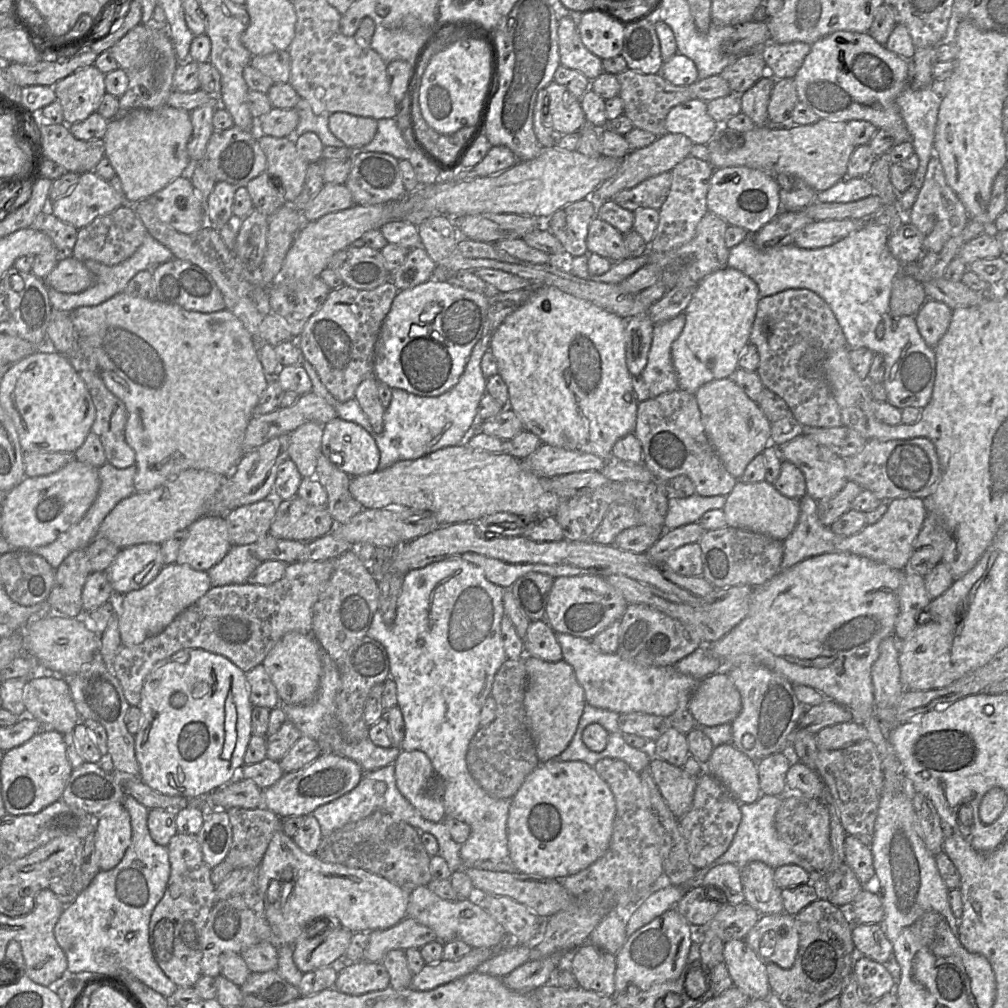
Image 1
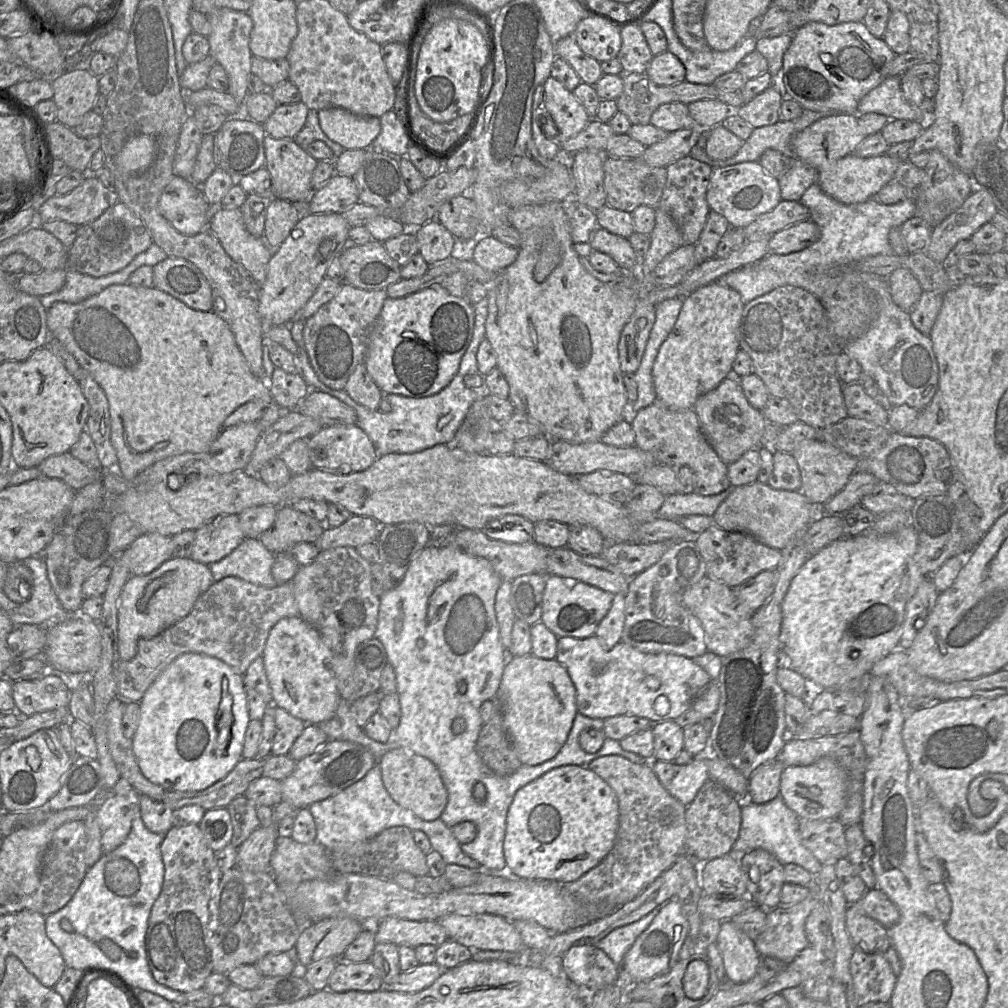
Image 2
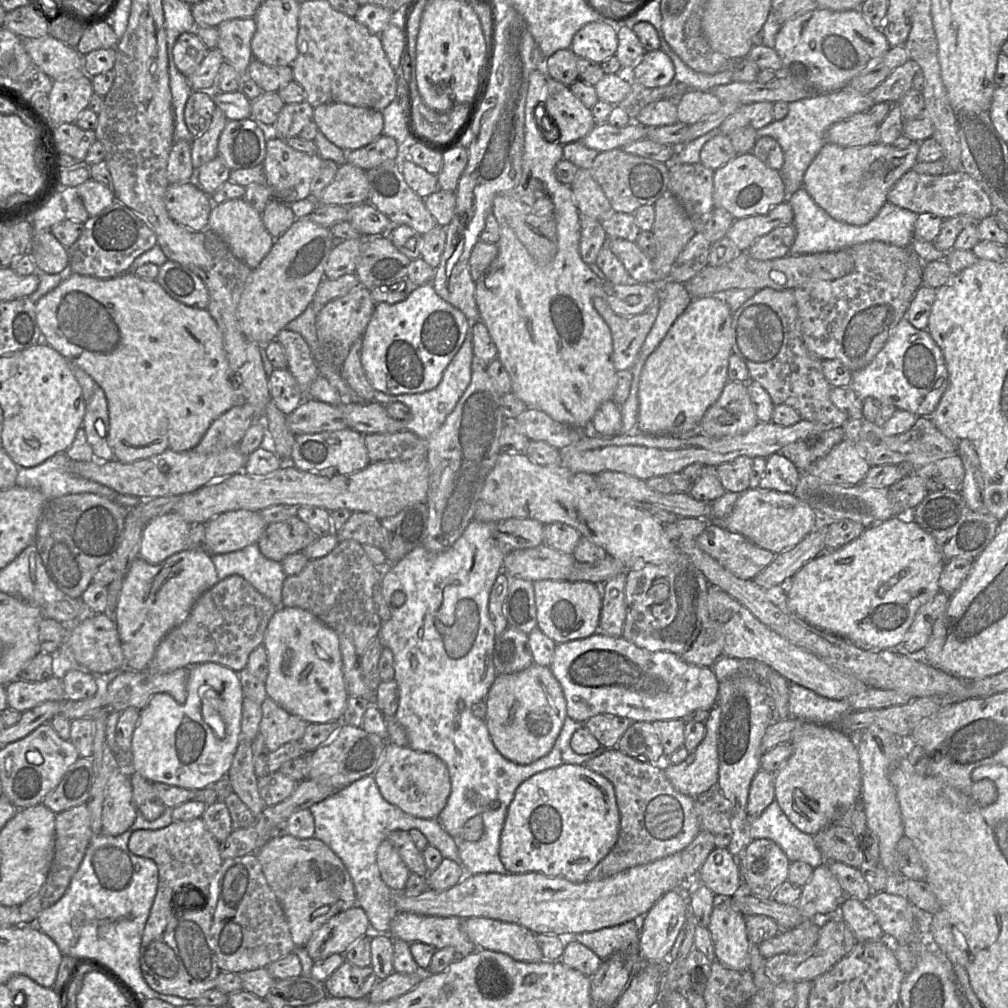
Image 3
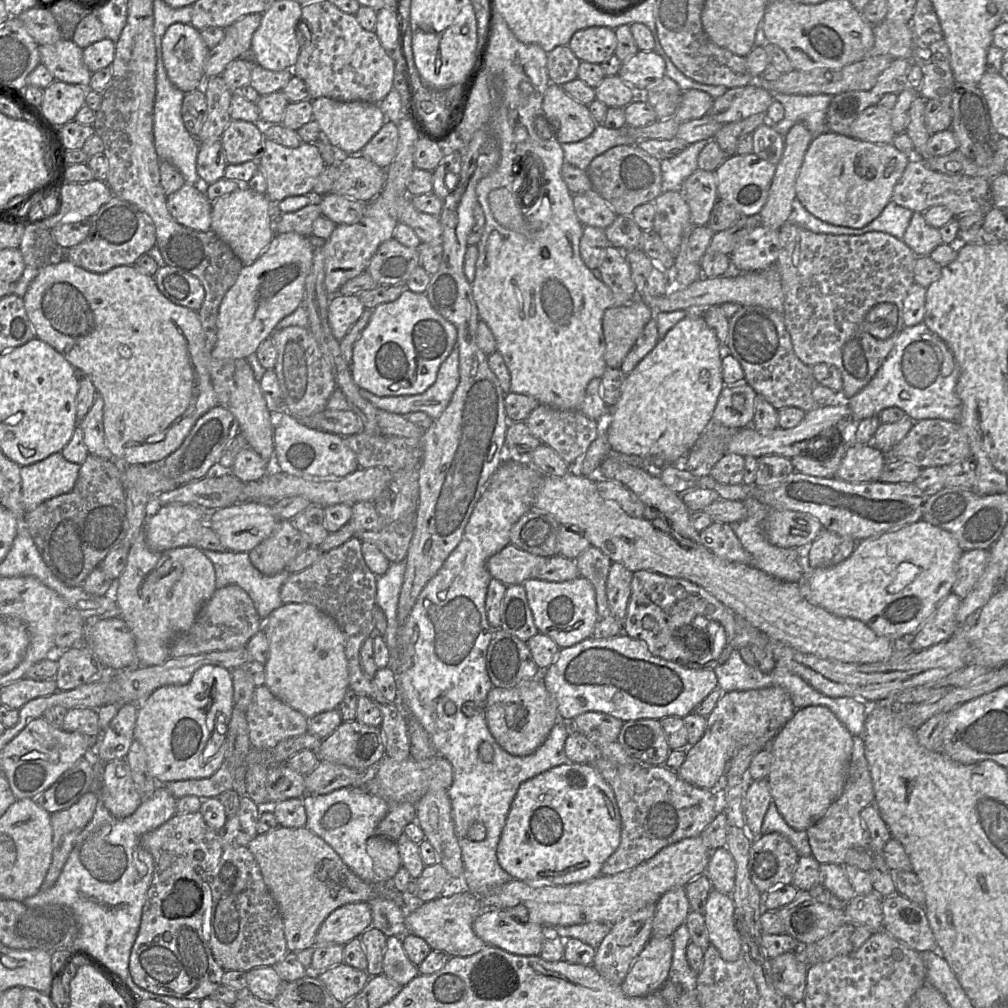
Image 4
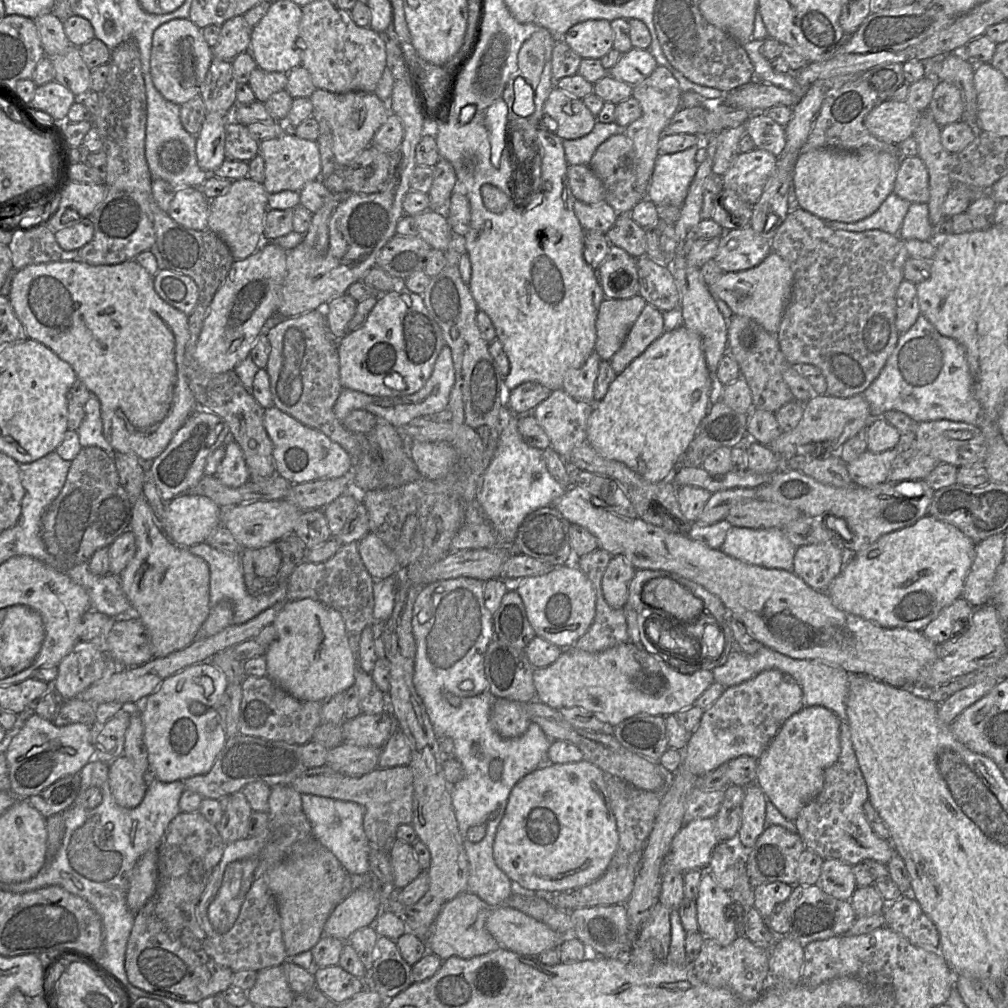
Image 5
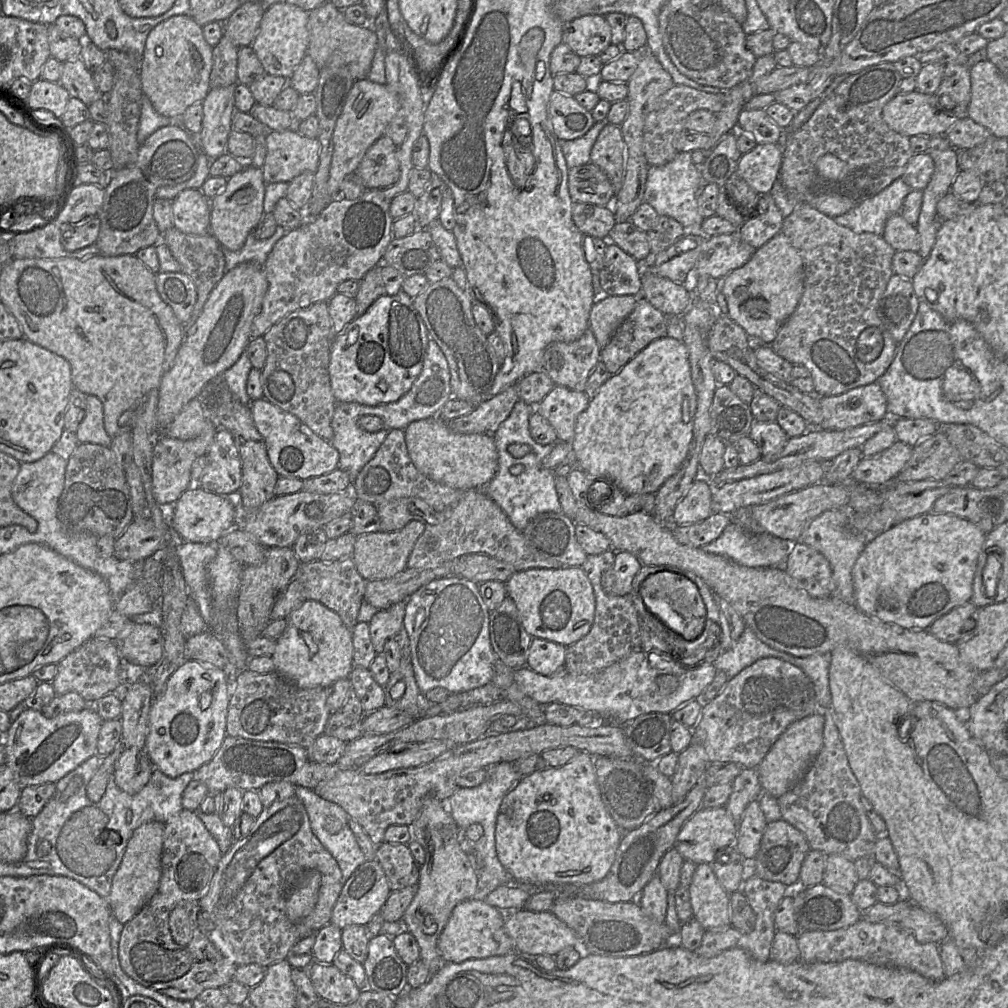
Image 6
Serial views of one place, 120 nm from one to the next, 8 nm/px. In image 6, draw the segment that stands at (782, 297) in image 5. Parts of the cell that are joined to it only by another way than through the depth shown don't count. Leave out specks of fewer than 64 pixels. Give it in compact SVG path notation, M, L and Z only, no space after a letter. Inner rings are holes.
M780 231L756 249L749 261L721 281L720 290L728 304L728 316L740 325L756 344L770 345L797 308L804 291L803 260Z

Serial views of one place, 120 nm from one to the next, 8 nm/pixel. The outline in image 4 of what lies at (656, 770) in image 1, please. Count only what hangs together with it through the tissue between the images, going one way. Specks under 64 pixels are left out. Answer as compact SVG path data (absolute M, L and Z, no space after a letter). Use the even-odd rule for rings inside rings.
M780 686L724 693L706 717L703 737L687 747L685 760L676 770L677 774L696 787L716 790L723 783L730 759L750 743L768 746L795 710L789 693Z

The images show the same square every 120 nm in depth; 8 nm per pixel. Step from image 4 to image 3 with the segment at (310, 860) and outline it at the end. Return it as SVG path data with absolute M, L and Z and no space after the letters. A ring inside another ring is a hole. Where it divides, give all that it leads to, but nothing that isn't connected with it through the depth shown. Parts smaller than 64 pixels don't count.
M291 834L272 837L256 855L283 909L296 947L304 947L312 934L332 916L357 904L353 881L342 860L315 837L300 839Z

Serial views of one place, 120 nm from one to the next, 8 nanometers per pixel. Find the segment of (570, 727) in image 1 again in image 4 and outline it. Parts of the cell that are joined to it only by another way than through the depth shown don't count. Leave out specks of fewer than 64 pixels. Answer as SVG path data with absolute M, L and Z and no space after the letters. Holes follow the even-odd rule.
M541 676L510 689L492 687L484 710L488 729L495 741L507 753L518 757L535 752L560 720L557 702L548 692Z

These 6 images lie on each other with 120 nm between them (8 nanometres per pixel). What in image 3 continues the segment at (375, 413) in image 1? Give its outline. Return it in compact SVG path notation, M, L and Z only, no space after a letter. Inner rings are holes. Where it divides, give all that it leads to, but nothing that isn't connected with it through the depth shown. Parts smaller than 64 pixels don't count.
M362 338L356 341L342 365L341 375L348 386L363 402L374 401L376 389L368 380L361 363Z

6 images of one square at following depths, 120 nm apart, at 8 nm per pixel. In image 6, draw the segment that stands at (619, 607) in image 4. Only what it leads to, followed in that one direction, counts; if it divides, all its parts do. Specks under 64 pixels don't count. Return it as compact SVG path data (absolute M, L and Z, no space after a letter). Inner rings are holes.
M616 551L614 565L602 576L604 589L616 596L631 594L633 581L642 566L640 560L630 552Z

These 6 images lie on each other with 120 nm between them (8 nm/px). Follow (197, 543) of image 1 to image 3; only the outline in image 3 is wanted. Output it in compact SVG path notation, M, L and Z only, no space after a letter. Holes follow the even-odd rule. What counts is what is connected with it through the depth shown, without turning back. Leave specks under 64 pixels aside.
M241 509L219 514L205 523L207 552L225 554L257 544L266 526L260 511Z

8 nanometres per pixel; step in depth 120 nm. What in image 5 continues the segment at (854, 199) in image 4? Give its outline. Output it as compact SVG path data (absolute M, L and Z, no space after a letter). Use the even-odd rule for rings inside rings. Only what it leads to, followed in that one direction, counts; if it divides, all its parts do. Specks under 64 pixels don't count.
M870 146L854 151L820 148L800 153L793 170L798 204L822 220L857 222L874 213L893 192L901 158Z

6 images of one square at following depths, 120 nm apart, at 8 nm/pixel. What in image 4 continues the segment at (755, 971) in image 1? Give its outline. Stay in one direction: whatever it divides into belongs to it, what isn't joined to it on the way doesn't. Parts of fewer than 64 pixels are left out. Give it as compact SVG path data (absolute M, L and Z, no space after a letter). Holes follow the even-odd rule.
M712 889L705 905L704 919L709 942L718 950L721 958L727 962L738 960L741 956L741 939L731 895Z

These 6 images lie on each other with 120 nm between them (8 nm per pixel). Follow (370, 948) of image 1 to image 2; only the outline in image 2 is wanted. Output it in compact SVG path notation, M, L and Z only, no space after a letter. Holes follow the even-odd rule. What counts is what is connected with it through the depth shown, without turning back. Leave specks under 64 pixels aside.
M397 917L380 920L374 933L376 943L393 943L416 948L420 945L442 945L449 940L438 921L412 921Z

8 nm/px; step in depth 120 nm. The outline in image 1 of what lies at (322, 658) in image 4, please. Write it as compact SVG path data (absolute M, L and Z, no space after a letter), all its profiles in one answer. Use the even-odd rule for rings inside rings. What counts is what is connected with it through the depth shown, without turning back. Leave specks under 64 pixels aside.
M289 632L269 651L263 665L274 684L283 706L310 702L318 689L322 672L322 648L310 633Z

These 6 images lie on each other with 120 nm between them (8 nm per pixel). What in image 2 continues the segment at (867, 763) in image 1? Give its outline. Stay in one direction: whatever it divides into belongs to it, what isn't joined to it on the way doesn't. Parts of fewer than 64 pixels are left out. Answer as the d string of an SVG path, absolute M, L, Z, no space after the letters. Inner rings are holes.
M858 728L836 736L825 736L806 740L787 739L777 759L781 761L784 766L807 766L823 757L834 759L846 770L849 777L846 805L837 819L845 827L860 824L863 814L863 782L867 766L867 755Z

